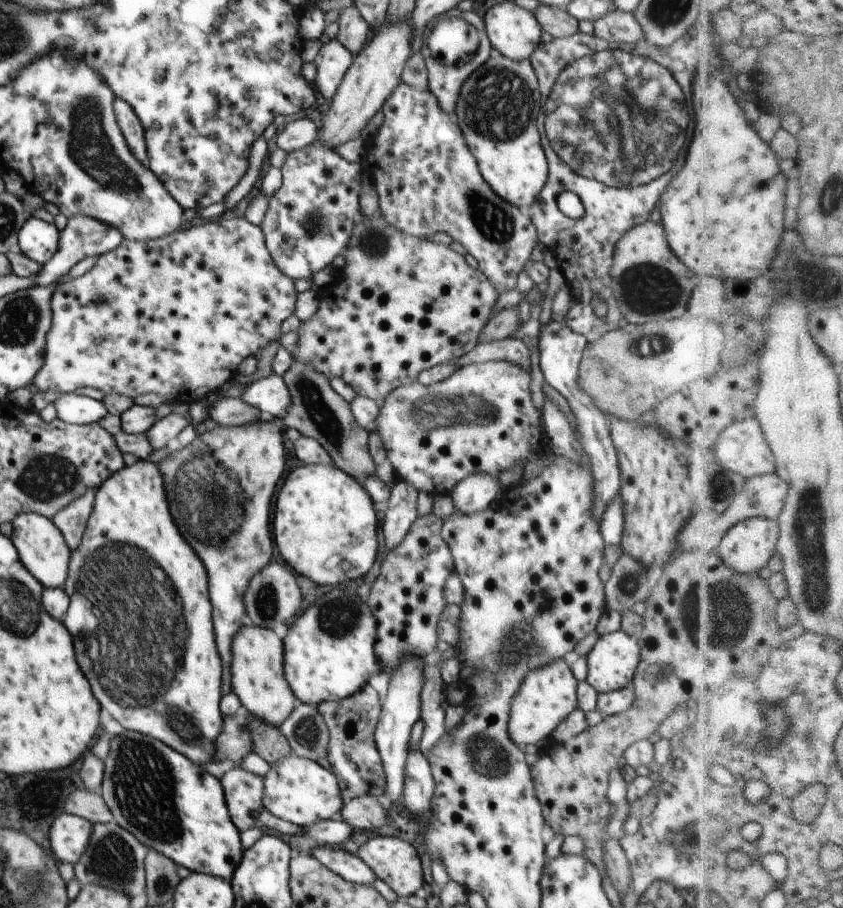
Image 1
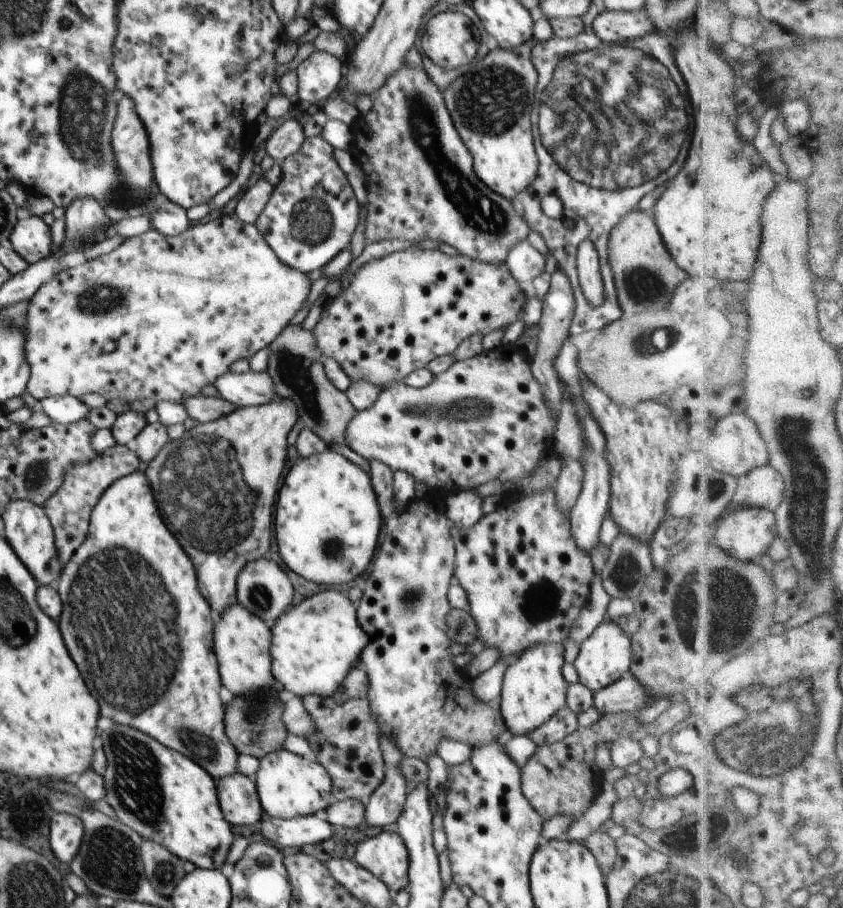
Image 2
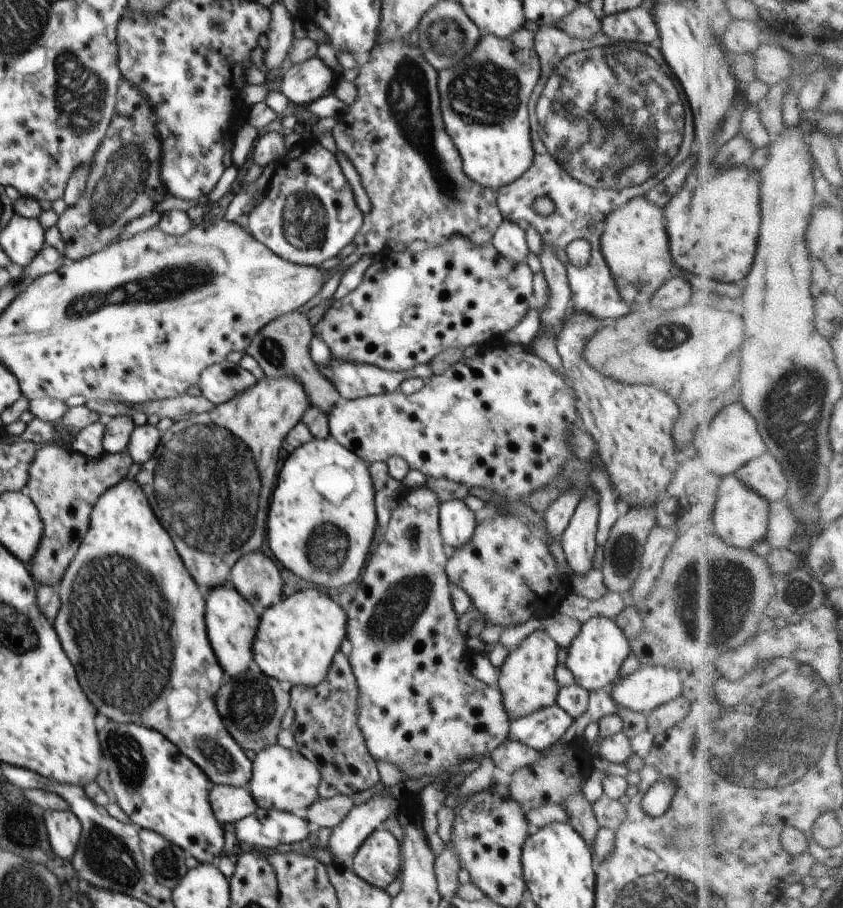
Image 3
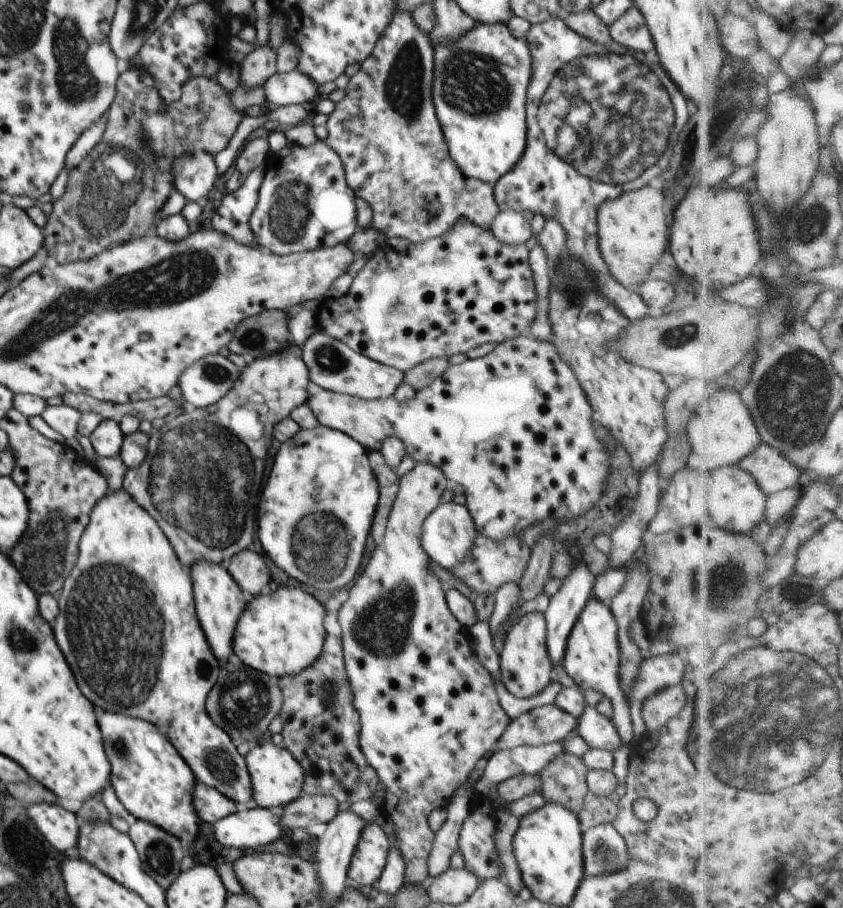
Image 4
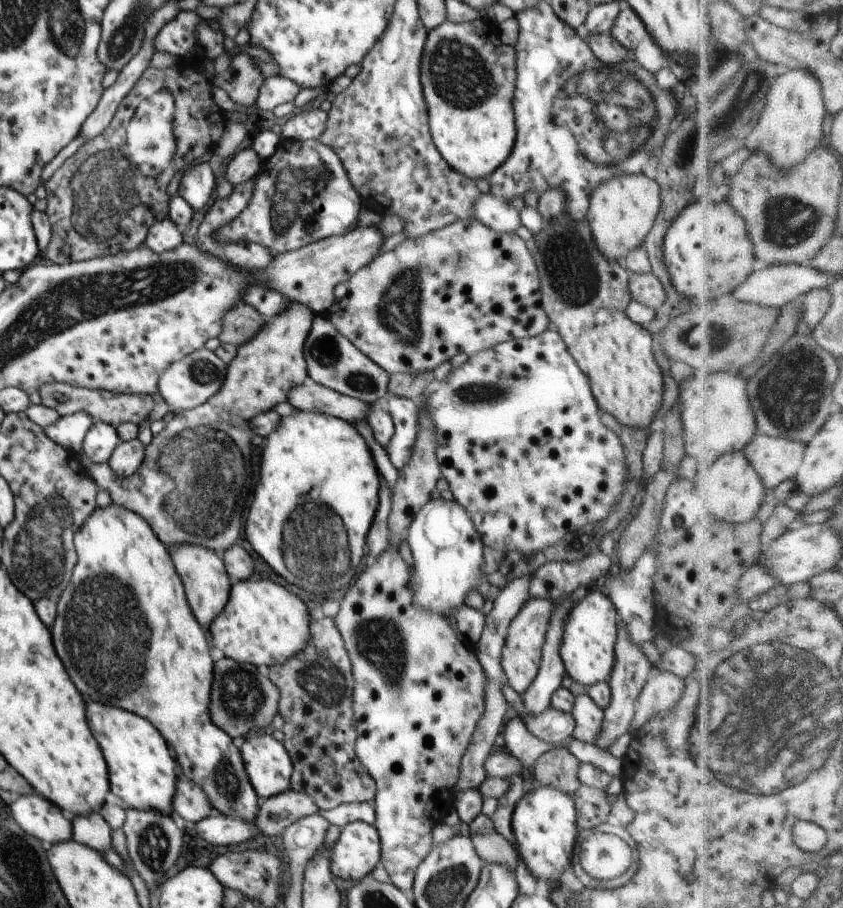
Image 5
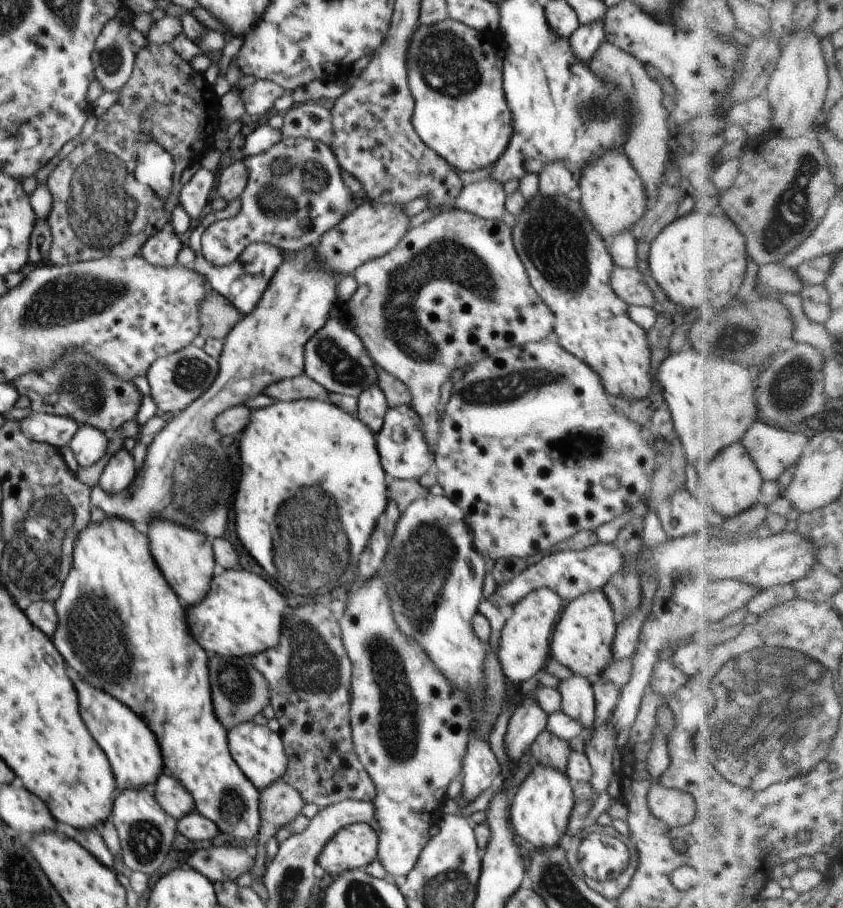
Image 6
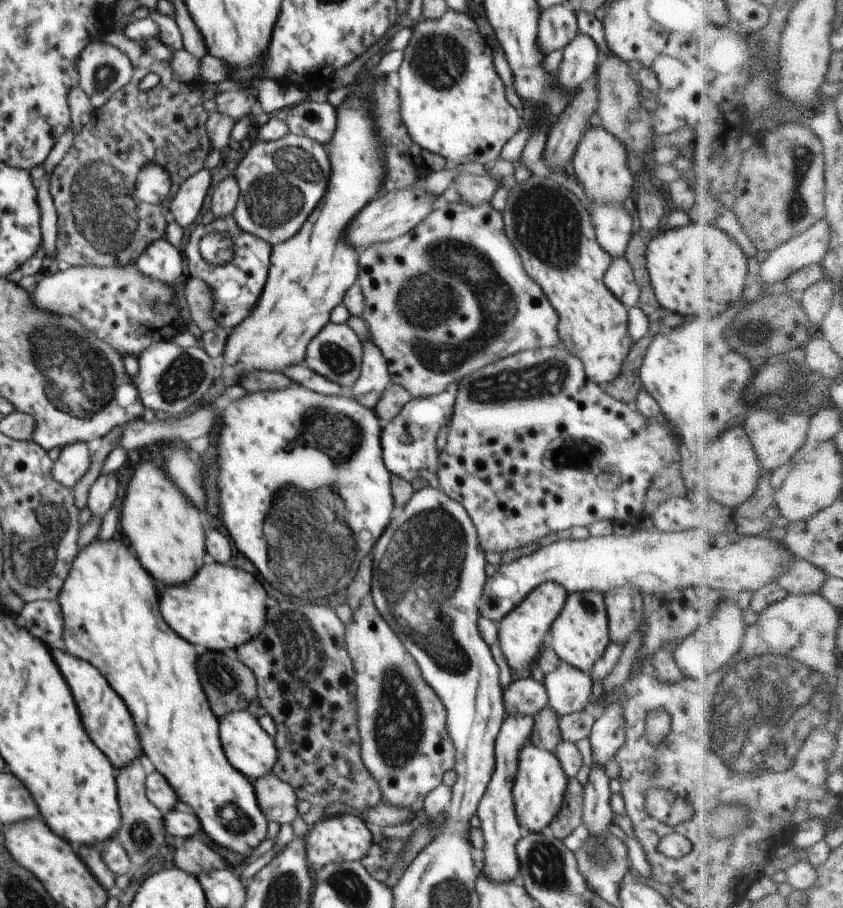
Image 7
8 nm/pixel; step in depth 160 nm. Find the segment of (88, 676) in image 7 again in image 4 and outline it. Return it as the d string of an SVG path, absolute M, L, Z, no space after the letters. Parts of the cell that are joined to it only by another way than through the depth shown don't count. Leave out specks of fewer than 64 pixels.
M98 710L96 718L98 718L98 728L102 730L102 736L106 742L105 753L111 764L109 781L126 810L137 819L158 826L158 828L179 838L185 847L192 845L199 835L203 823L201 818L197 816L197 810L193 803L193 792L197 780L182 755L174 748L168 737L163 735L152 723L128 718L122 714L110 714L104 710Z

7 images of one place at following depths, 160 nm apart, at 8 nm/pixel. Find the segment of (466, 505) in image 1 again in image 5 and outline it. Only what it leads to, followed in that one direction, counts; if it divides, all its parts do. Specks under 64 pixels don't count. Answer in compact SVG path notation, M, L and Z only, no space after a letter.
M435 495L413 518L406 539L414 557L411 587L414 602L422 608L443 614L455 627L451 612L464 605L464 597L482 578L484 544L466 509L456 501Z

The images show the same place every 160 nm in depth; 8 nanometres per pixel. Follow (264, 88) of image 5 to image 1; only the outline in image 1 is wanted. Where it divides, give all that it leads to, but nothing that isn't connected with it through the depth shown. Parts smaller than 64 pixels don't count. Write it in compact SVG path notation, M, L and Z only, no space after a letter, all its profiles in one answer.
M338 39L323 44L314 62L317 75L313 82L316 92L332 98L353 63L354 55Z

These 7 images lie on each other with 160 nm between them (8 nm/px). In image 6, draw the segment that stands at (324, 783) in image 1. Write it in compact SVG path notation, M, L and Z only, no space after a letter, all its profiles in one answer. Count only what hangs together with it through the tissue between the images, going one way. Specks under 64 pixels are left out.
M248 721L227 731L227 741L232 758L259 791L268 788L274 781L282 780L289 760L279 733L273 732L266 725L257 725L253 721Z

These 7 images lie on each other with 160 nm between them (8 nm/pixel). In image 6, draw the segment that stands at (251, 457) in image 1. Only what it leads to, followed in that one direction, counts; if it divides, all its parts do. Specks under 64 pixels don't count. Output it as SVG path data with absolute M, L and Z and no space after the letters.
M315 246L297 251L294 260L282 263L256 308L227 334L218 360L219 371L210 388L184 410L175 414L154 437L153 442L147 446L142 468L137 471L135 479L126 490L110 494L96 484L91 488L91 506L101 508L108 517L126 518L133 524L149 525L152 521L164 519L198 531L210 539L224 536L236 494L236 490L232 488L236 488L238 476L226 452L226 439L215 429L216 417L229 408L245 405L246 400L258 394L264 394L266 387L305 372L305 344L330 318L330 309L338 303L336 284L340 279L317 262Z

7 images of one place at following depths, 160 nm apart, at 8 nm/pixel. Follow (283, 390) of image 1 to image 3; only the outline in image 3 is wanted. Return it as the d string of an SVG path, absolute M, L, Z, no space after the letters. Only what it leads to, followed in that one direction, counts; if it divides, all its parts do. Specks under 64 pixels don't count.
M225 361L206 368L196 384L202 396L214 405L226 403L256 384L256 378L239 364Z

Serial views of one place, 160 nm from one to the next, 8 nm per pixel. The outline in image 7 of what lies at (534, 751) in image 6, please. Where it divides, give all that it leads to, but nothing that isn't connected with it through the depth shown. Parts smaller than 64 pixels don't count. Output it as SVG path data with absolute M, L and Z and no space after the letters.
M546 706L533 717L534 728L528 742L554 754L563 740L557 714L550 706Z

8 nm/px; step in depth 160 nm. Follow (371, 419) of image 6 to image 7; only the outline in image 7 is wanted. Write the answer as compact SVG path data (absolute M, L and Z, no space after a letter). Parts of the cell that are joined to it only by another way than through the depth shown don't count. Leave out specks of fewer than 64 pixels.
M368 338L363 342L361 373L352 387L351 397L367 409L374 410L390 381L386 360Z

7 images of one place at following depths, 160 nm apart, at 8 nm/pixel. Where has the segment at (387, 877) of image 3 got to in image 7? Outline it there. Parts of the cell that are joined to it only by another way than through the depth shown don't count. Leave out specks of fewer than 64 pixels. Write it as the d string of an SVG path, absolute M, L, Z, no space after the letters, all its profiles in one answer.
M341 813L334 817L318 820L306 834L307 862L310 866L321 869L329 863L361 861L375 841L375 834L360 817L352 813Z

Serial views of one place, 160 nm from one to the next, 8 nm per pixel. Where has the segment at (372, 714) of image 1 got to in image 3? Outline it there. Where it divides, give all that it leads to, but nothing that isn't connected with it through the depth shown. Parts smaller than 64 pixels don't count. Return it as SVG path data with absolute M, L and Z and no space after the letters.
M340 650L334 654L326 680L318 686L292 686L290 708L295 713L290 731L296 742L295 749L308 758L320 772L320 799L344 795L352 798L380 782L377 762L366 750L364 736L358 728L358 686L352 667Z

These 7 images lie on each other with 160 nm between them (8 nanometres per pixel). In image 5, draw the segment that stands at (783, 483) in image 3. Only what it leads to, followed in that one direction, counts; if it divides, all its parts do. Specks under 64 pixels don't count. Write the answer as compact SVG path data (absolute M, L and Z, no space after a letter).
M760 431L746 447L746 456L762 475L765 485L774 490L786 480L795 480L805 461L808 445Z

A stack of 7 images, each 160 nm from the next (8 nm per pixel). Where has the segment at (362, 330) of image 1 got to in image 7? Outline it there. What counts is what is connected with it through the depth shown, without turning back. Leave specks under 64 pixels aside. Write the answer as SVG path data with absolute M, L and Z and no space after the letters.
M460 202L445 203L441 208L432 211L405 235L365 248L358 254L358 259L357 283L361 286L365 304L361 318L367 323L369 338L380 349L384 360L386 360L391 381L403 386L413 398L421 399L439 395L445 391L445 388L448 388L448 384L458 382L476 369L481 369L520 351L554 347L559 340L556 335L557 317L554 307L538 283L526 274L521 256L505 233L502 213L494 209L491 203L484 203L480 206L465 205Z

